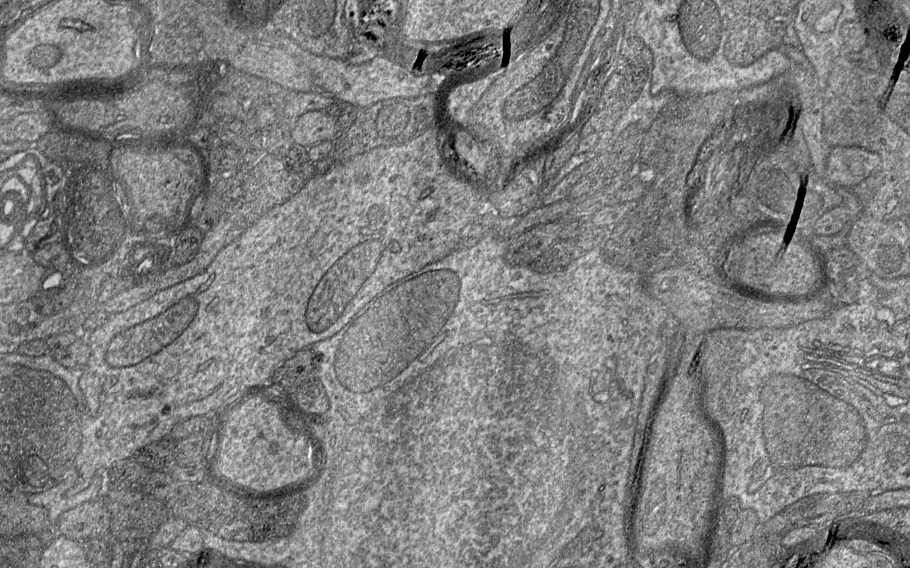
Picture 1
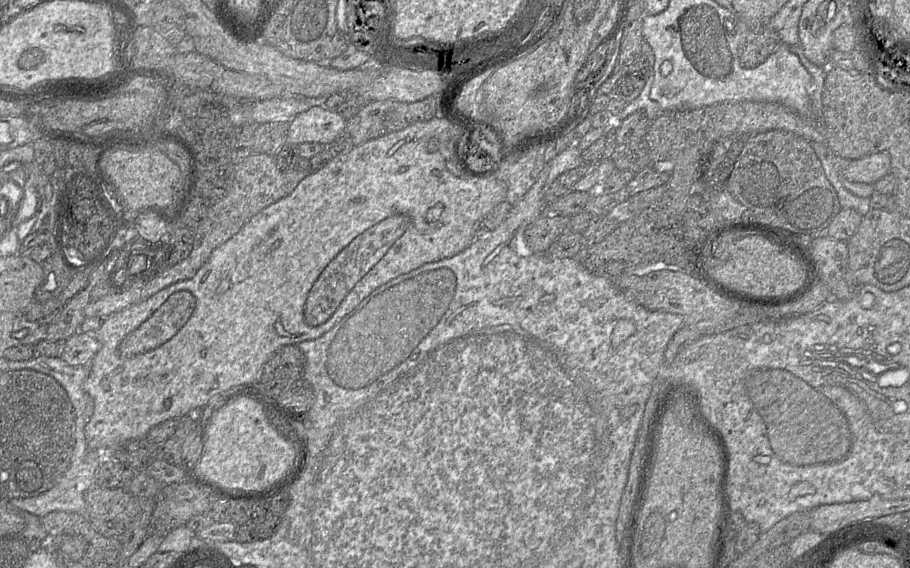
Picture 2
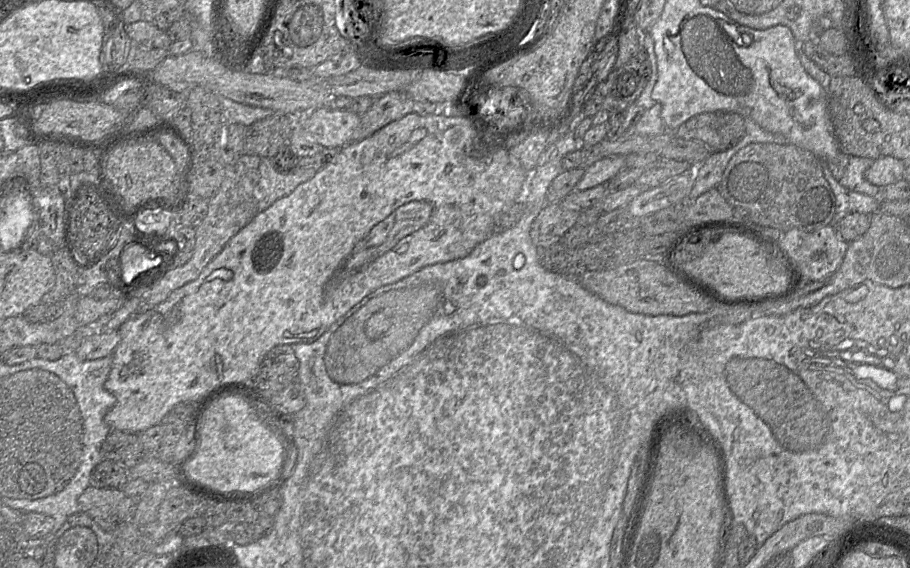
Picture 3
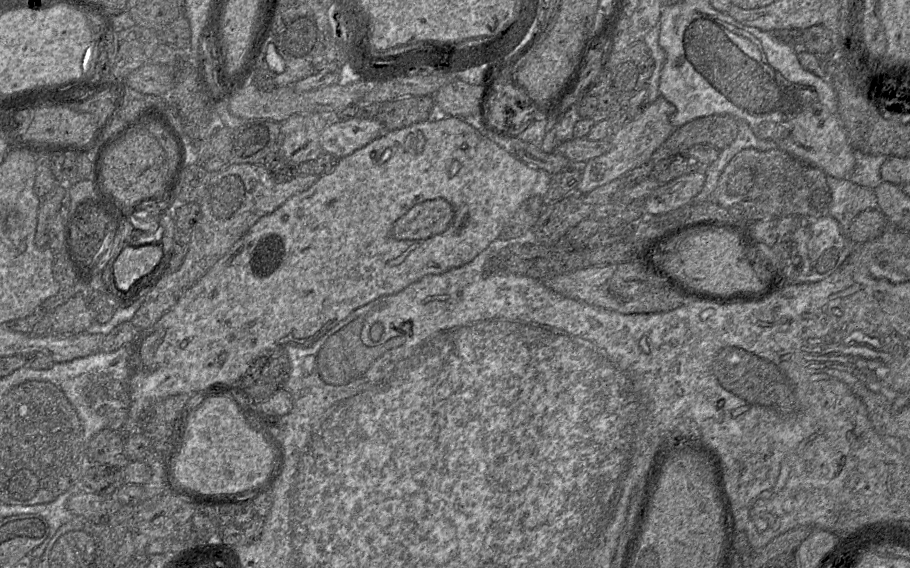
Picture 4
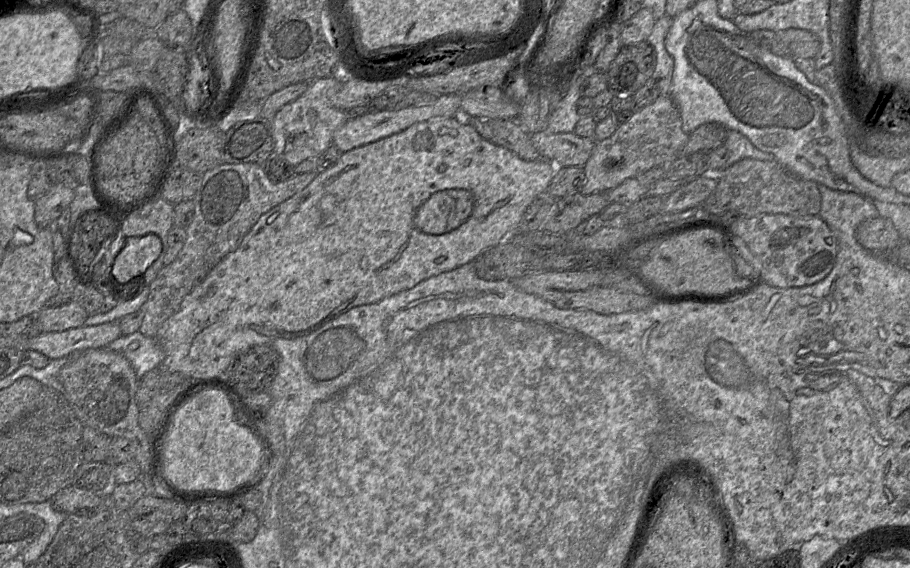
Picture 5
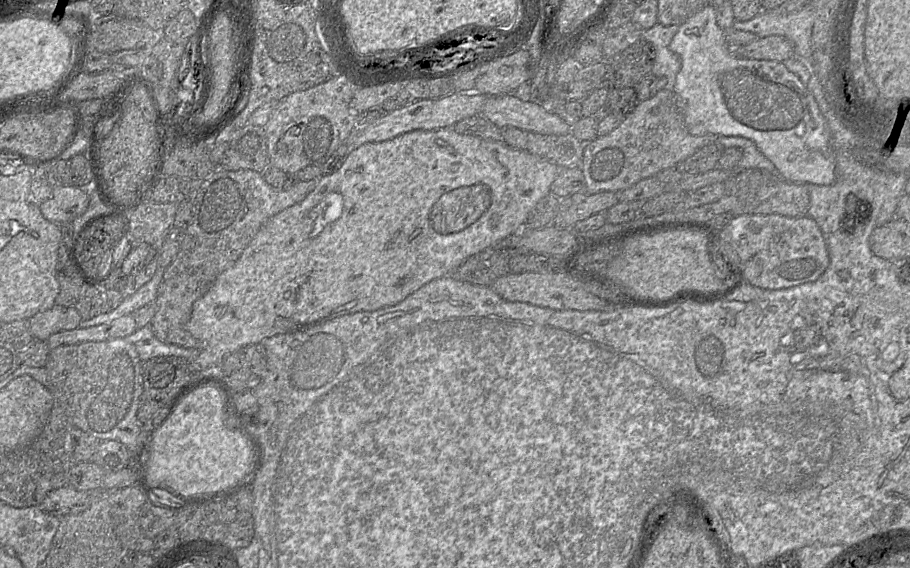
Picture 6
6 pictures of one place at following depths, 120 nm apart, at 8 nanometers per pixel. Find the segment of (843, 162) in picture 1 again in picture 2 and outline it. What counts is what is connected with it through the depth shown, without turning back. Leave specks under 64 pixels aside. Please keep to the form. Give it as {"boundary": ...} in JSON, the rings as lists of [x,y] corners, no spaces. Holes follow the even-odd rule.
{"boundary":[[[878,152],[849,162],[842,175],[851,182],[874,184],[890,173],[891,159],[888,152]]]}

